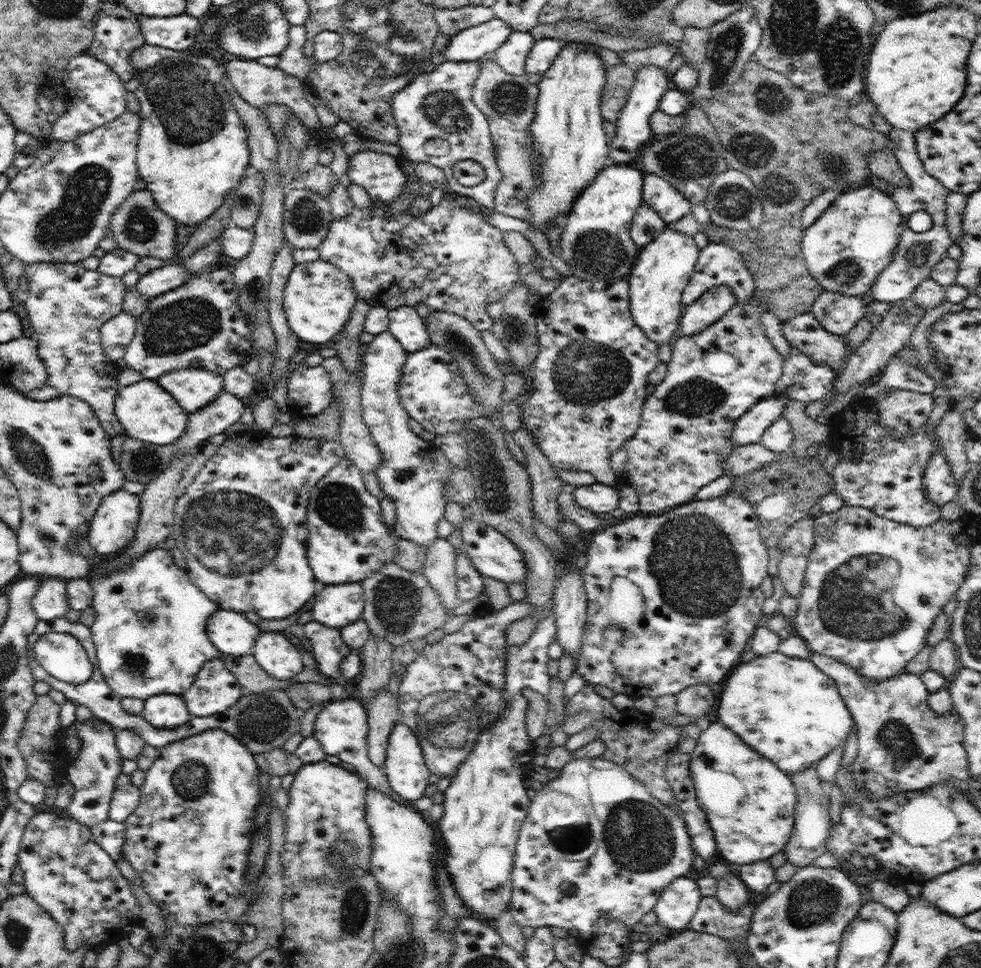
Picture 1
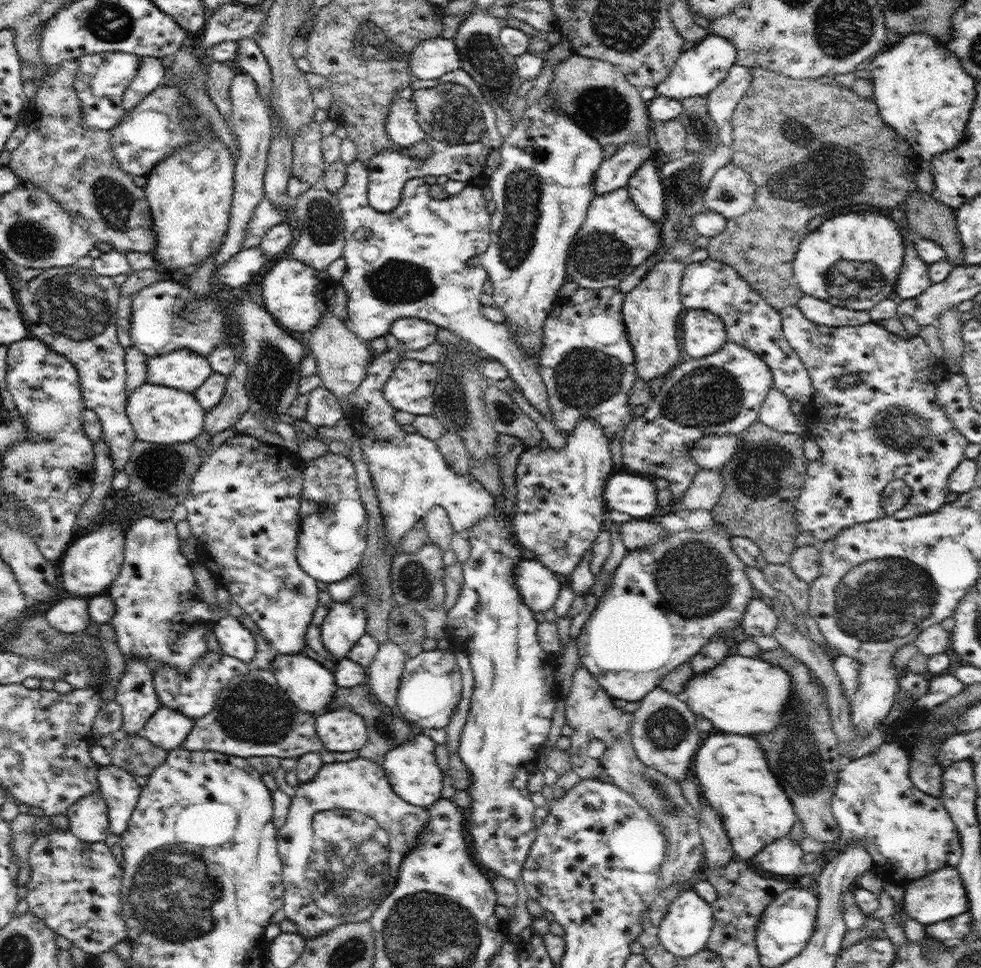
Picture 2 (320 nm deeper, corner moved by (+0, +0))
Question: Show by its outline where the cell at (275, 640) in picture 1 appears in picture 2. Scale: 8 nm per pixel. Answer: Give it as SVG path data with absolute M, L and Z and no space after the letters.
M300 652L296 654L277 654L273 658L272 671L280 688L297 708L303 710L303 712L309 712L315 717L327 711L327 706L333 701L338 686L333 672L325 668L322 663Z

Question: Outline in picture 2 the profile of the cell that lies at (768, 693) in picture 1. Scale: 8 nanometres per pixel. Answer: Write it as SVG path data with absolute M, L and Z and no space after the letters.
M733 652L709 671L689 678L681 697L693 713L707 718L716 730L756 736L756 734L768 734L779 725L778 720L782 718L782 712L784 712L787 702L791 701L792 695L791 676L781 666L774 666L757 655L748 657Z

